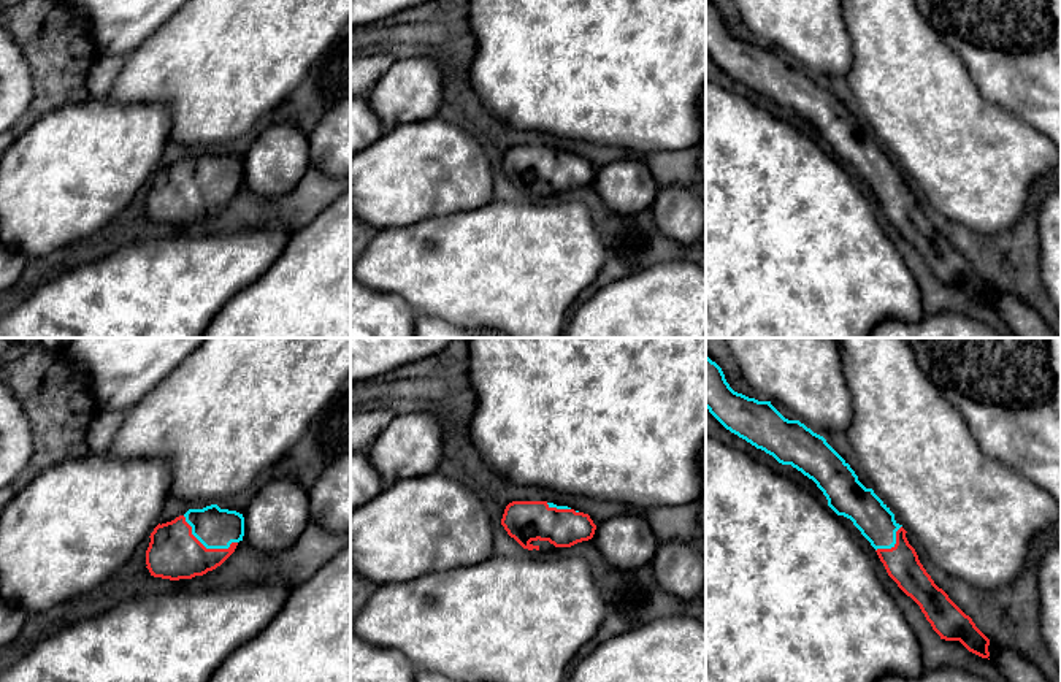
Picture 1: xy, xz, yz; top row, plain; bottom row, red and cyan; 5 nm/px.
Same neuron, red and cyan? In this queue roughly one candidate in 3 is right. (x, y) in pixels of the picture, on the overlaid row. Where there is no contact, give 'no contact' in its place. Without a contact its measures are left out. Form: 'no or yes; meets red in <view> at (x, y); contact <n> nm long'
yes; meets red in xy at (205, 547); contact 320 nm long

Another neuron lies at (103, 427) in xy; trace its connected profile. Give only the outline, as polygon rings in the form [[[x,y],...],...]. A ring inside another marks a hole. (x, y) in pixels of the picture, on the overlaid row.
[[[100,409],[87,427],[86,441],[90,452],[103,454],[114,439],[127,412]]]

